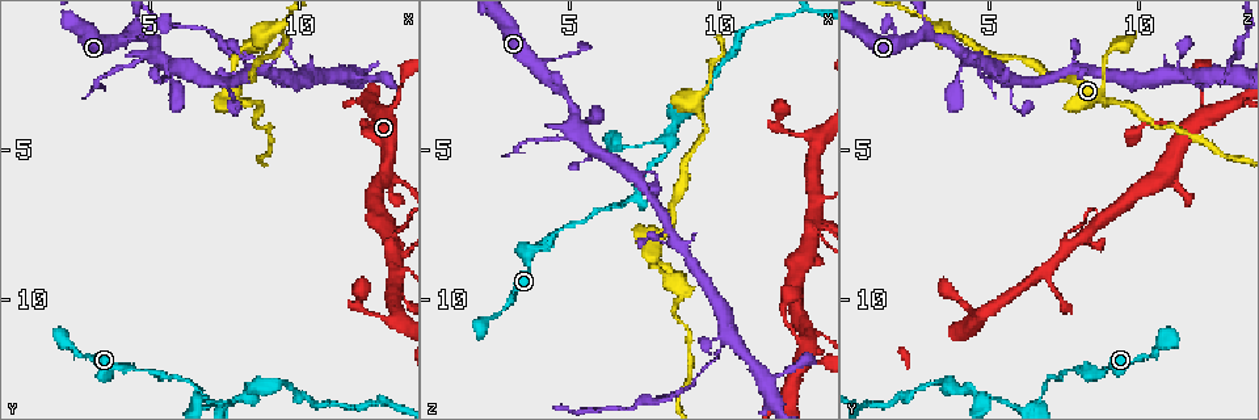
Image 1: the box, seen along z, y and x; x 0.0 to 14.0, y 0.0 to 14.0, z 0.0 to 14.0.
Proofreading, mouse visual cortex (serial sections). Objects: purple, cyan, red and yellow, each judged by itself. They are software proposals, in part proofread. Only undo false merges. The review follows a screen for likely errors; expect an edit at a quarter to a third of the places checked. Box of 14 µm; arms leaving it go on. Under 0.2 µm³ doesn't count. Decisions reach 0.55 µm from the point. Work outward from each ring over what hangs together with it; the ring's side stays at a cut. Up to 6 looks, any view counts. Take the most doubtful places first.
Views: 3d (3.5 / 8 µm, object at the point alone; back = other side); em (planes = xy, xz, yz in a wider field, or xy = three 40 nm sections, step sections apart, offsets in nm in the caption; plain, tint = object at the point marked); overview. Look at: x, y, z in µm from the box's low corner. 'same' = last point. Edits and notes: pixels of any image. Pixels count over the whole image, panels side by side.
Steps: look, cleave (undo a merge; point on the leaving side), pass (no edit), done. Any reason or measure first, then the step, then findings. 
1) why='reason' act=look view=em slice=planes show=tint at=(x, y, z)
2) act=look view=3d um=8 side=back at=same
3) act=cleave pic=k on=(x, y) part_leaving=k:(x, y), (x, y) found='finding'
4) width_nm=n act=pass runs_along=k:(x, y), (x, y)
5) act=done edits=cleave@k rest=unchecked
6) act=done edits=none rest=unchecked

why='sudden change in width' act=look view=3d um=3.5 at=(5.7, 2.5, 4.1)

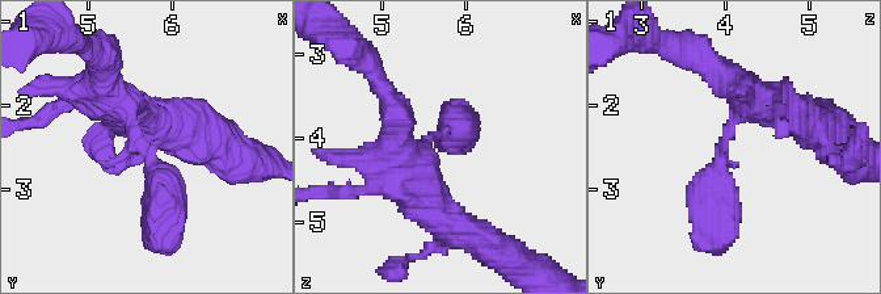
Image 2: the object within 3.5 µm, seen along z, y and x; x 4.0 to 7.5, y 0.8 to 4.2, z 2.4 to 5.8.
act=look view=em slice=xy step=5 show=tint at=(5.65, 2.50, 3.95)

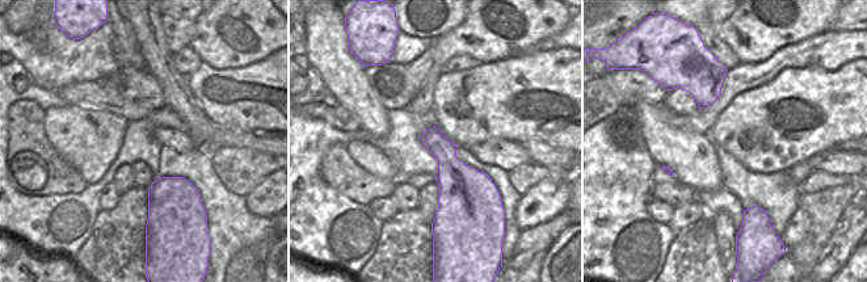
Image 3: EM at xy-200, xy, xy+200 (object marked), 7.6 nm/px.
why='cut it another way' act=look view=em slice=xy step=2 show=tint at=same

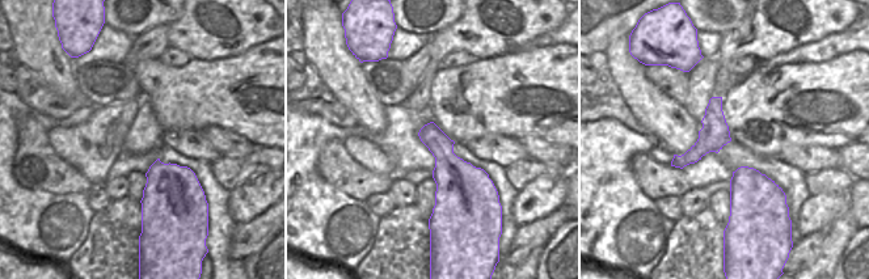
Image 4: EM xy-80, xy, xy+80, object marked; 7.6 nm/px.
width_nm=220 act=pass runs_along=2:(101, 84), (161, 176), (165, 232) found='continuous, no second cell'

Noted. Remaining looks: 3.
why='small branch off a trunk' act=look view=3d um=8 side=back at=(10.3, 2.5, 11.3)

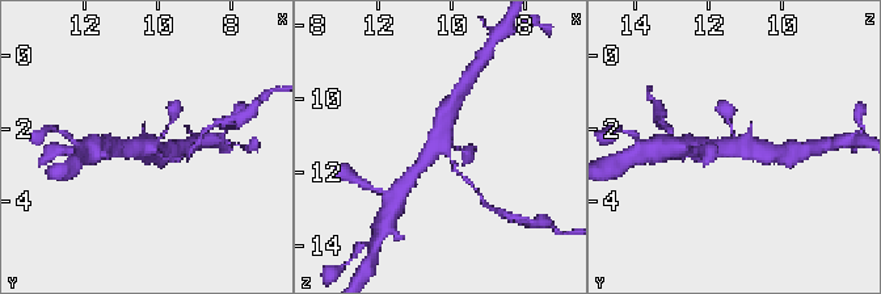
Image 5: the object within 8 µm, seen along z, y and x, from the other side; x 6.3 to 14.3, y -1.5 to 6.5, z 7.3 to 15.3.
act=look view=em slice=planes show=tint at=(10.3, 2.5, 11.3)

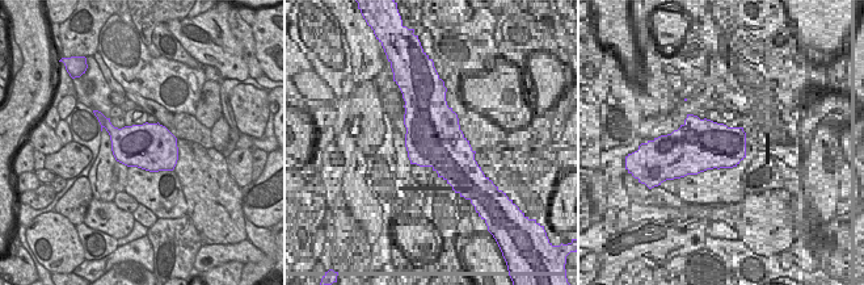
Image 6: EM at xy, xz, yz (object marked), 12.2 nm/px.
width_nm=600 act=cleave pic=5 on=(466, 179) part_leaving=5:(451, 160), (483, 201) found='a second cell is stuck on'

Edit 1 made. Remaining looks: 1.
act=done edits=cleave@5 rest=unchecked

